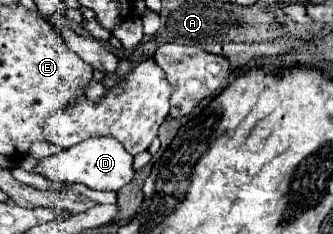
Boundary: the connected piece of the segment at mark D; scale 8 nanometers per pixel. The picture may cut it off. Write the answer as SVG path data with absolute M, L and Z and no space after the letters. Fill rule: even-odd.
M87 138L81 144L75 144L67 150L57 152L55 156L39 160L37 174L63 184L85 184L93 190L119 190L127 184L131 184L135 170L133 170L133 156L127 154L121 142L115 142L115 138Z

